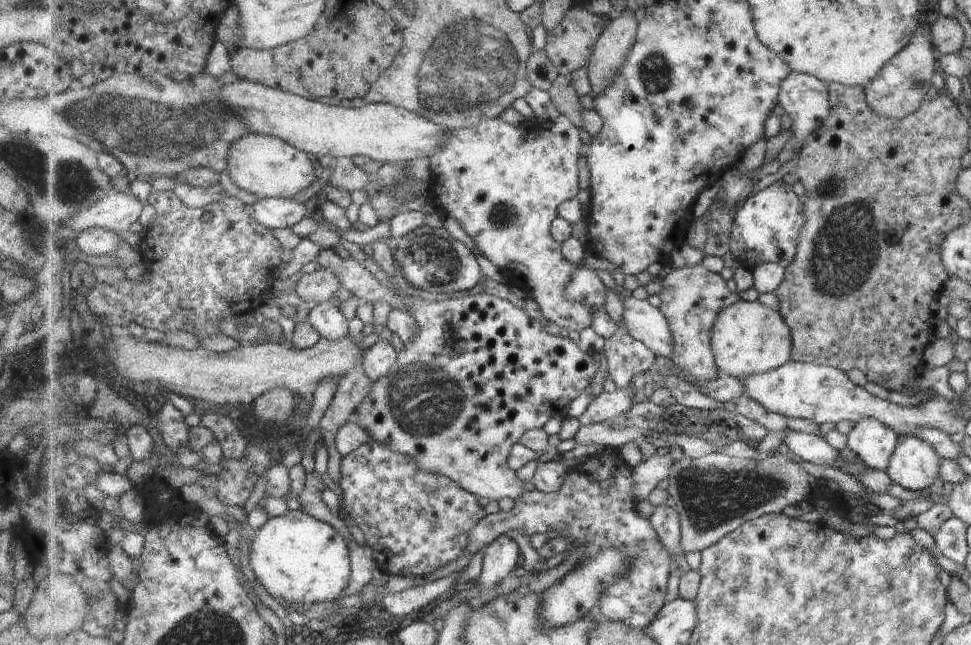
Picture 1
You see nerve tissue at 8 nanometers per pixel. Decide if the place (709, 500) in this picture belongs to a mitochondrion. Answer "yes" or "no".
yes

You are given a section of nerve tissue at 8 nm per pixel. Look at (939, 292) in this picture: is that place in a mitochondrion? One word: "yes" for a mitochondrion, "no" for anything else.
no

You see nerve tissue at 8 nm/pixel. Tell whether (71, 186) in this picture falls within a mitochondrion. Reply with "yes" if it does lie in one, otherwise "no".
yes

